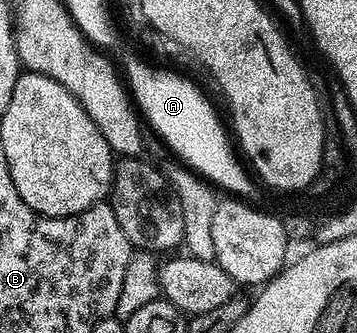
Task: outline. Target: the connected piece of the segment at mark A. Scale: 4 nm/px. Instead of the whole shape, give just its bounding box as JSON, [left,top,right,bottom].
[124,58,258,201]

